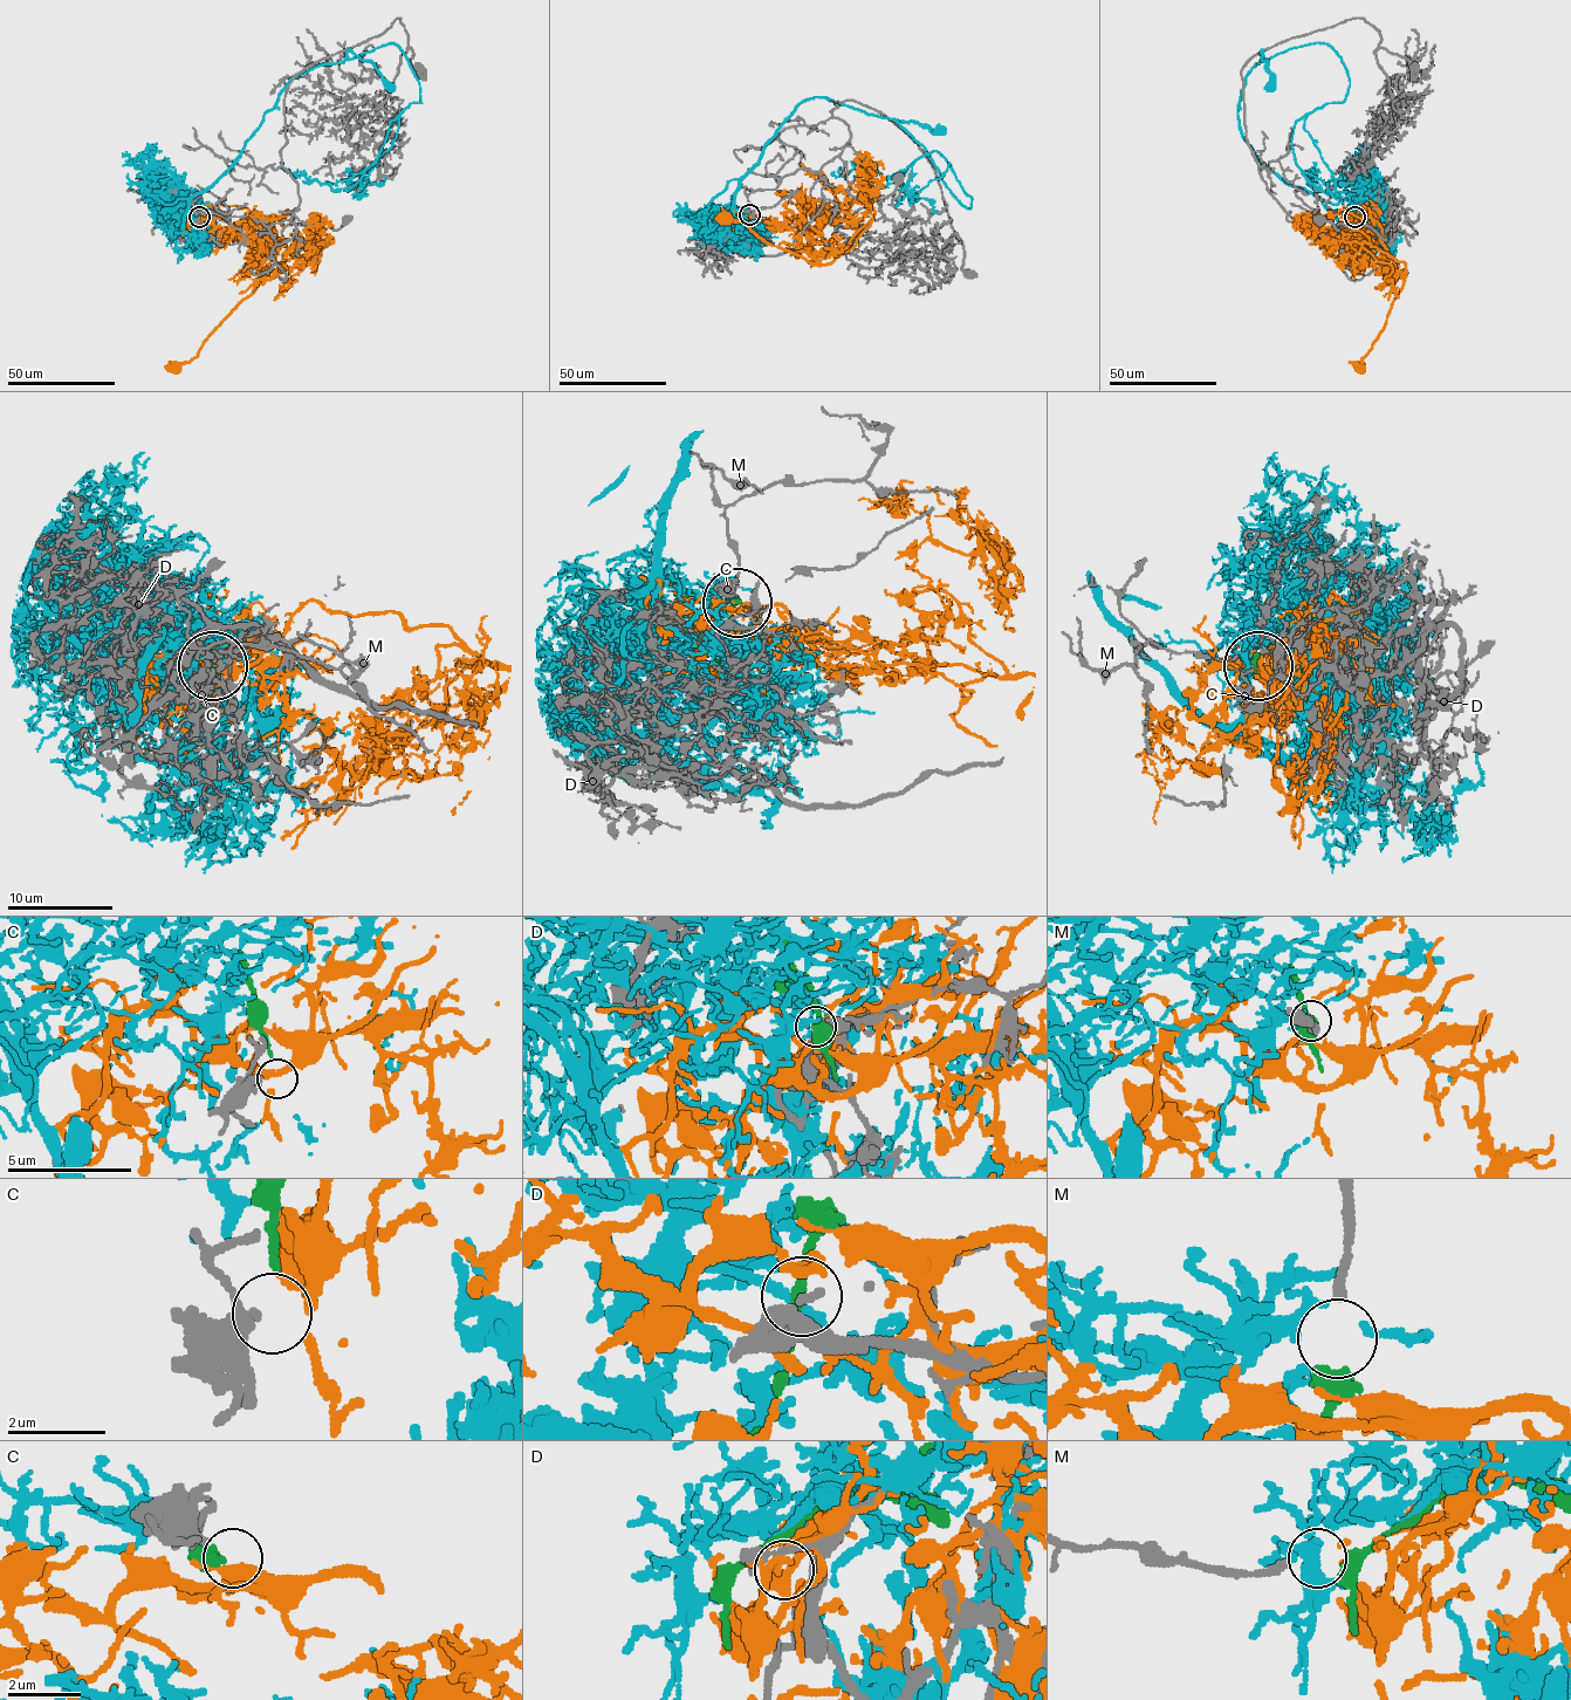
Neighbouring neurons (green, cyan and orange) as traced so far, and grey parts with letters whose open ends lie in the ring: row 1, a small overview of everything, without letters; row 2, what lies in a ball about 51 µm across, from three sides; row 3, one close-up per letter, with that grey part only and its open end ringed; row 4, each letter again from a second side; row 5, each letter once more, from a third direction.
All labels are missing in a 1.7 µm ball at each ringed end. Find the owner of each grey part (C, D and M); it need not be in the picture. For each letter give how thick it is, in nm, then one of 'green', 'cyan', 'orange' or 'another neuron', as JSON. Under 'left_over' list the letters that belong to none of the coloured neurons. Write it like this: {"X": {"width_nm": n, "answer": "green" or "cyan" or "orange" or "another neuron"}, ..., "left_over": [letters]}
{"C": {"width_nm": 320, "answer": "orange"}, "D": {"width_nm": 440, "answer": "another neuron"}, "M": {"width_nm": 200, "answer": "green"}, "left_over": ["D"]}

